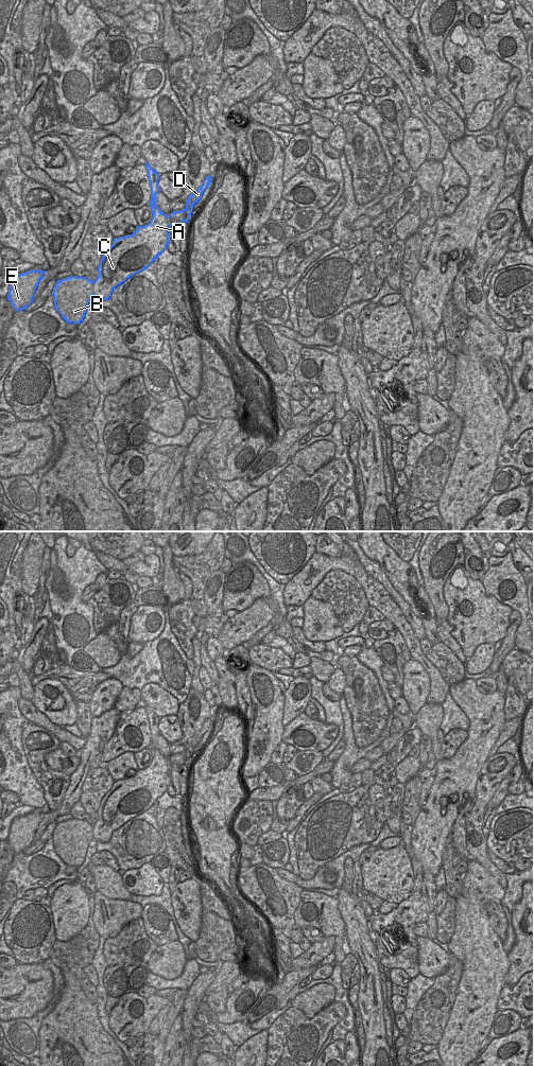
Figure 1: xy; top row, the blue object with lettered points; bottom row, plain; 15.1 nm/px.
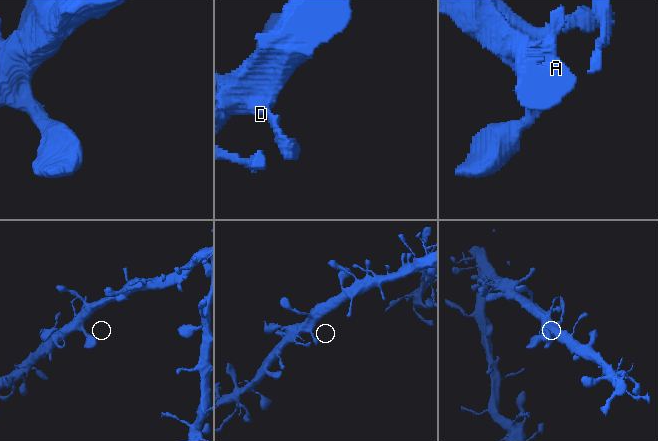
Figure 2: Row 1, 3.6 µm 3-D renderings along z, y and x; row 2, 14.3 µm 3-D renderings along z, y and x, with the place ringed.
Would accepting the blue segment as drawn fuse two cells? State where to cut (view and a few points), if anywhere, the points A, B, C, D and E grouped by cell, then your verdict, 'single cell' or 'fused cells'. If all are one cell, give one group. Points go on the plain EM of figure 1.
no cut | A B C D E | single cell

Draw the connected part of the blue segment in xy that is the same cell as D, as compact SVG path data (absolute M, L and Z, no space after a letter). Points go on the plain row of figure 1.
M145 705L144 710L150 724L153 759L149 767L137 769L132 777L114 782L101 801L94 824L77 819L56 824L52 834L54 851L67 866L80 867L83 863L92 838L107 843L116 829L148 810L167 791L168 770L179 773L182 765L188 766L192 749L208 731L211 721L206 719L203 728L188 739L185 752L166 758L156 749L156 737L160 734L159 717L149 706Z

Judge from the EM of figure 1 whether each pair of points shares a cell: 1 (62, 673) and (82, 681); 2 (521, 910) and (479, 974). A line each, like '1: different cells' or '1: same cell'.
1: same cell
2: different cells

